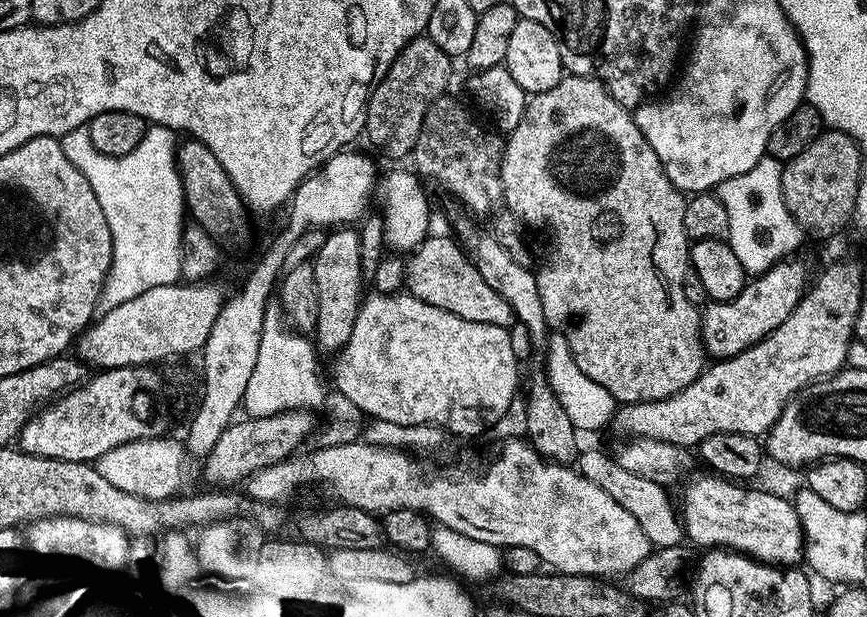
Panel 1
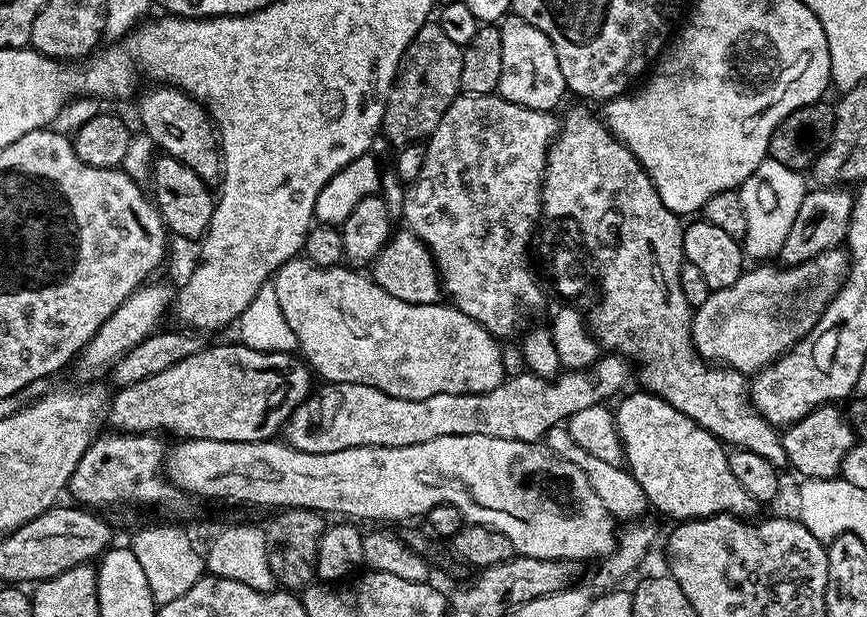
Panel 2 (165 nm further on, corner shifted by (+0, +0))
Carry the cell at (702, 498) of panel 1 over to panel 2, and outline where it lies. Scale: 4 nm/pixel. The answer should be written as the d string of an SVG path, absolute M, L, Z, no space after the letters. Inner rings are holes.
M647 390L639 391L623 397L625 400L614 408L614 419L623 448L623 463L638 486L642 486L649 505L664 516L673 516L676 522L725 514L755 517L757 502L742 490L738 478L730 474L725 445L698 426L694 418L686 418L682 410L674 410L670 402Z

